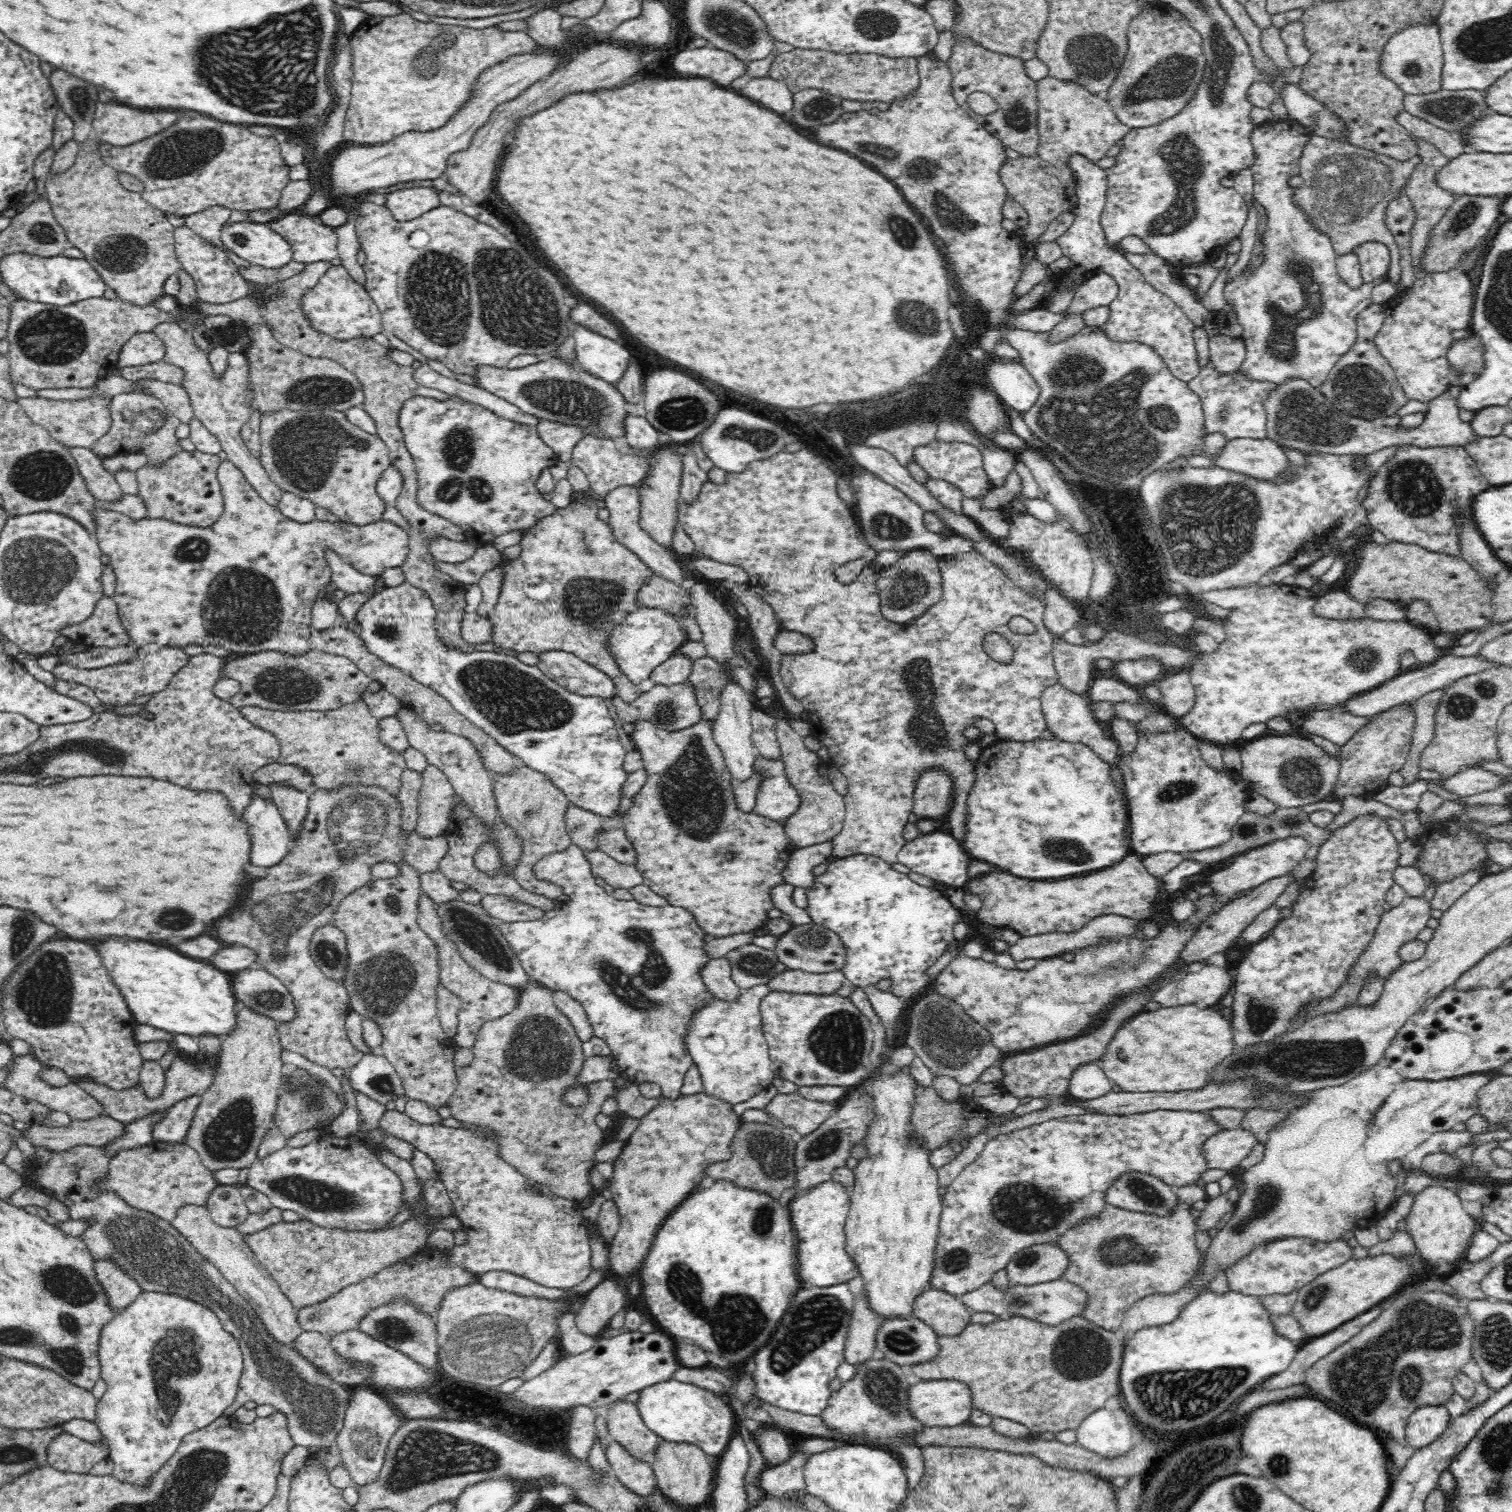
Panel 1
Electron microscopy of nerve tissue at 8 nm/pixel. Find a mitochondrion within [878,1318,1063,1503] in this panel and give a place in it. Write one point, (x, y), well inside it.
(899, 1342)

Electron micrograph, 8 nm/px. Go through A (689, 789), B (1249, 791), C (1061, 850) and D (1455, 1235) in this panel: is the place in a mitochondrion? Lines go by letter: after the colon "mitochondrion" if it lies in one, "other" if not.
A: mitochondrion
B: other
C: mitochondrion
D: other

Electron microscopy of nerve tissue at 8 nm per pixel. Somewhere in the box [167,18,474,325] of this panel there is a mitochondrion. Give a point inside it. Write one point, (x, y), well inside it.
(426, 63)

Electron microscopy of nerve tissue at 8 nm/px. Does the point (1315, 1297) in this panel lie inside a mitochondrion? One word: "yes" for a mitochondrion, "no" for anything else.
yes

